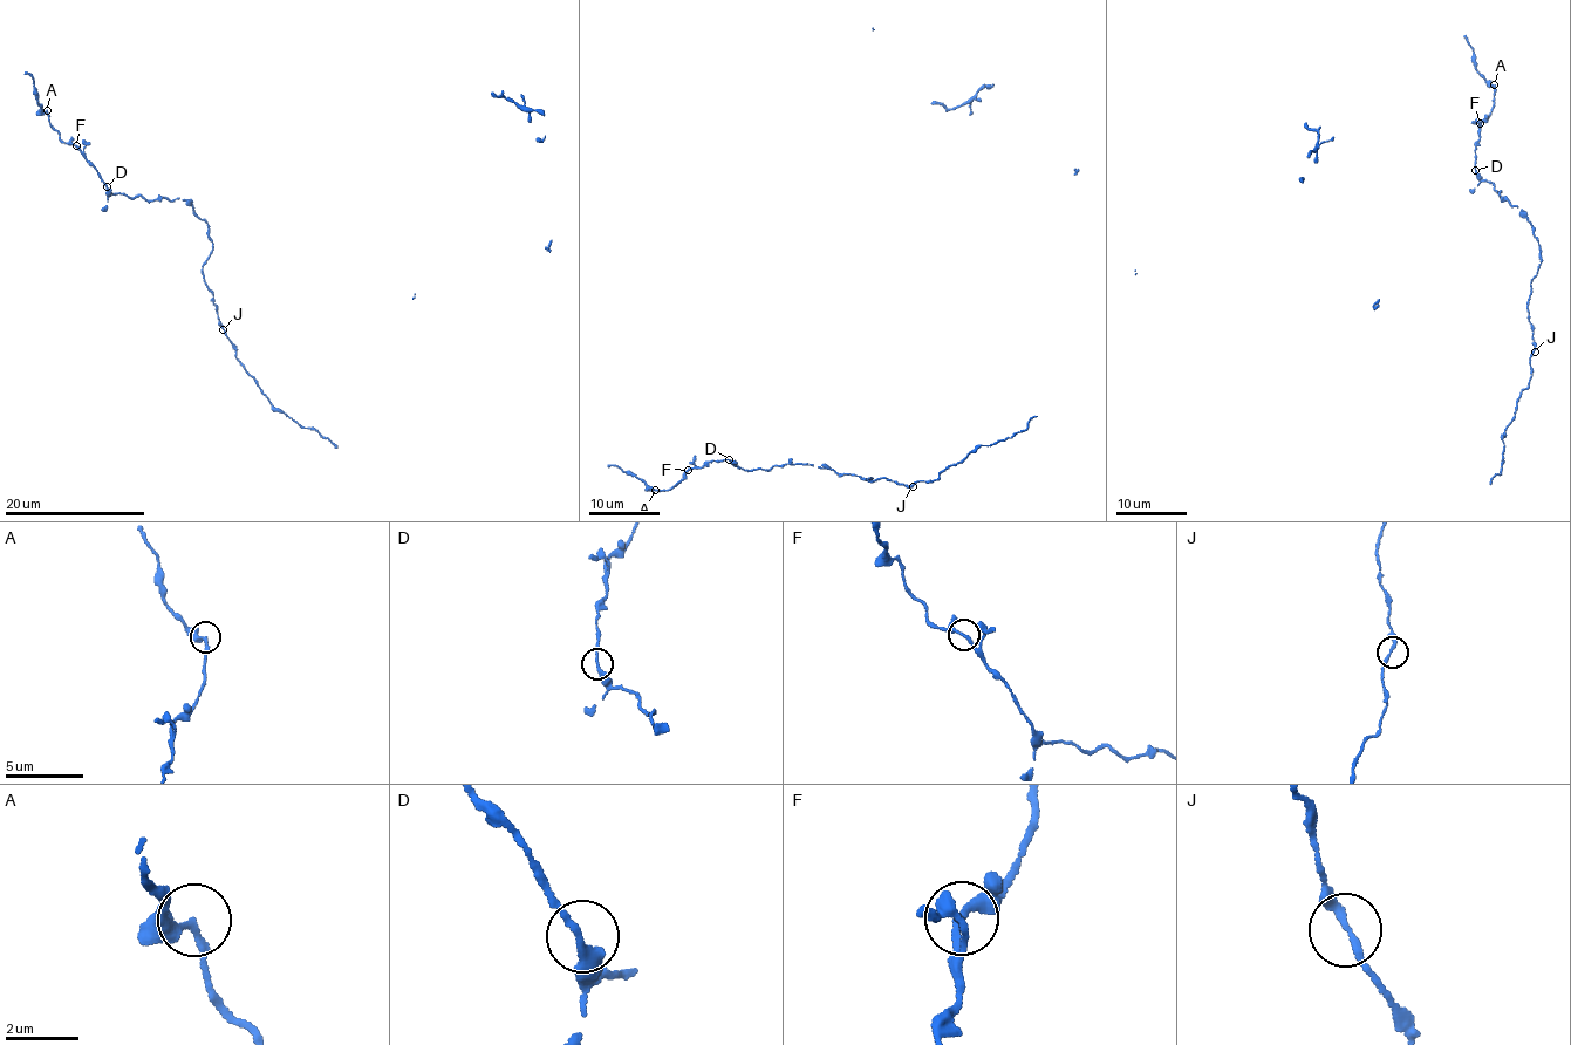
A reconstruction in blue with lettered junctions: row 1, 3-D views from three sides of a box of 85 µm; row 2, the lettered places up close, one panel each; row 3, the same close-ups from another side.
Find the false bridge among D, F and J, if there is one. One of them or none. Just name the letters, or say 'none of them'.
F

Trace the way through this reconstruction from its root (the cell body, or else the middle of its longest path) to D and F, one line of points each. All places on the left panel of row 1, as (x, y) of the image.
D: (224, 328), (214, 293), (202, 274), (213, 245), (209, 225), (183, 199), (144, 200), (110, 195), (107, 186)
F: (224, 328), (214, 293), (202, 274), (213, 245), (209, 225), (183, 199), (110, 195), (95, 165), (76, 147)

